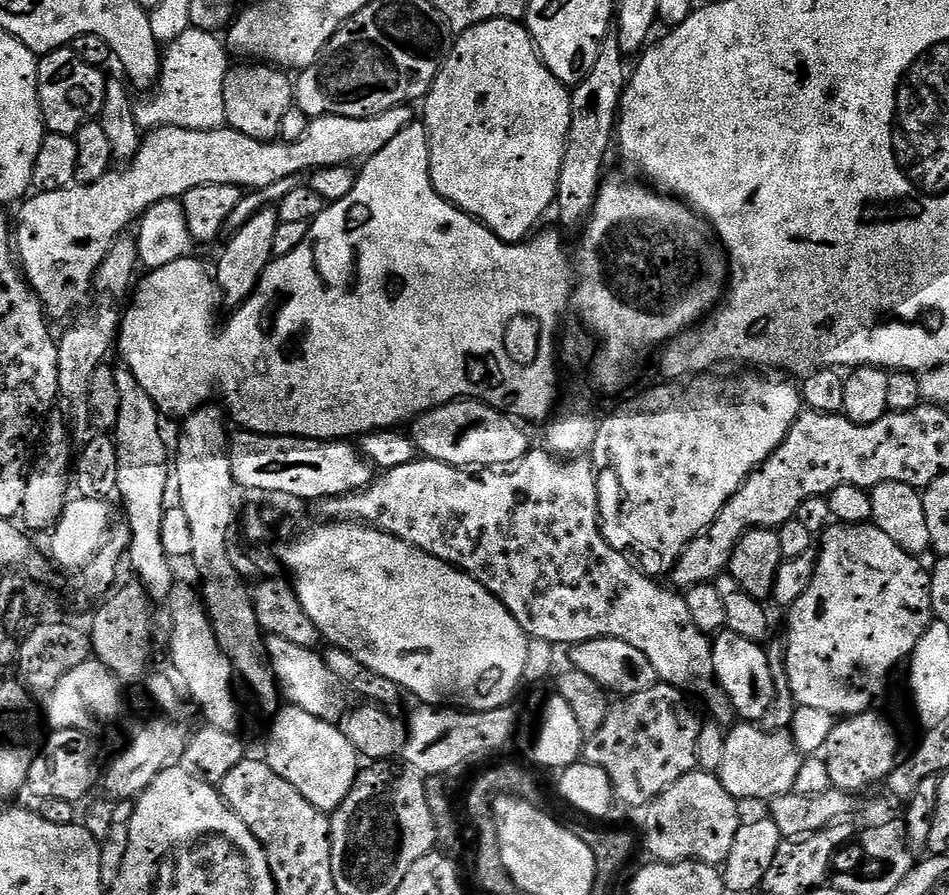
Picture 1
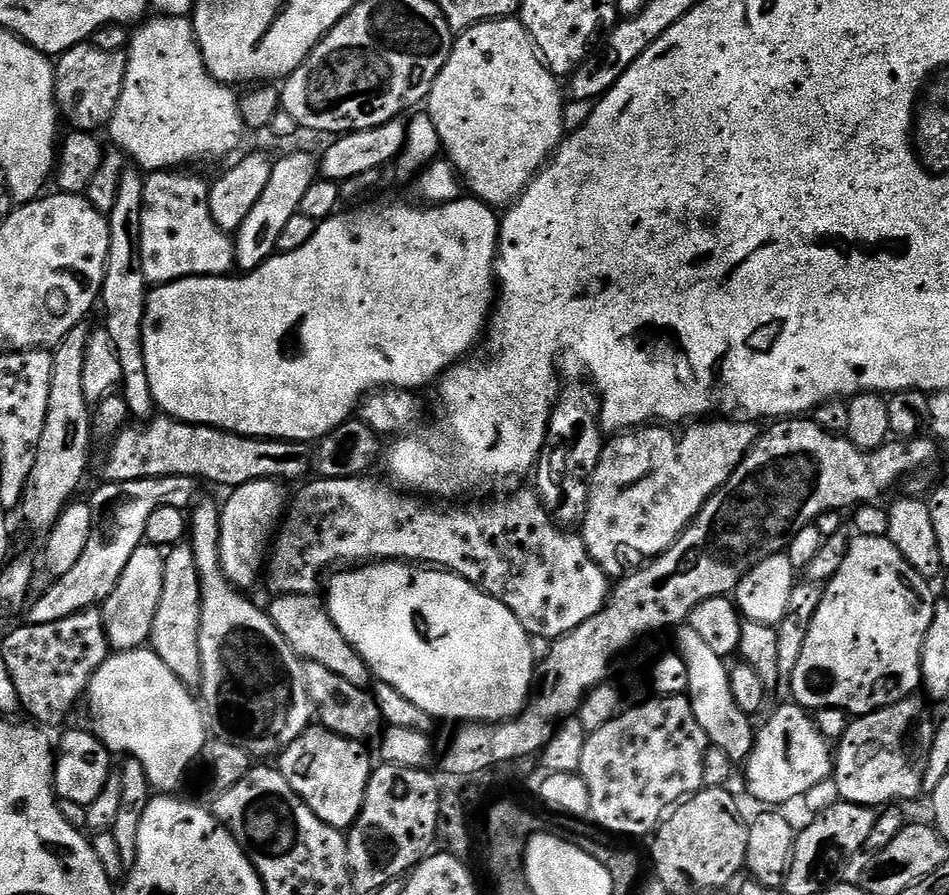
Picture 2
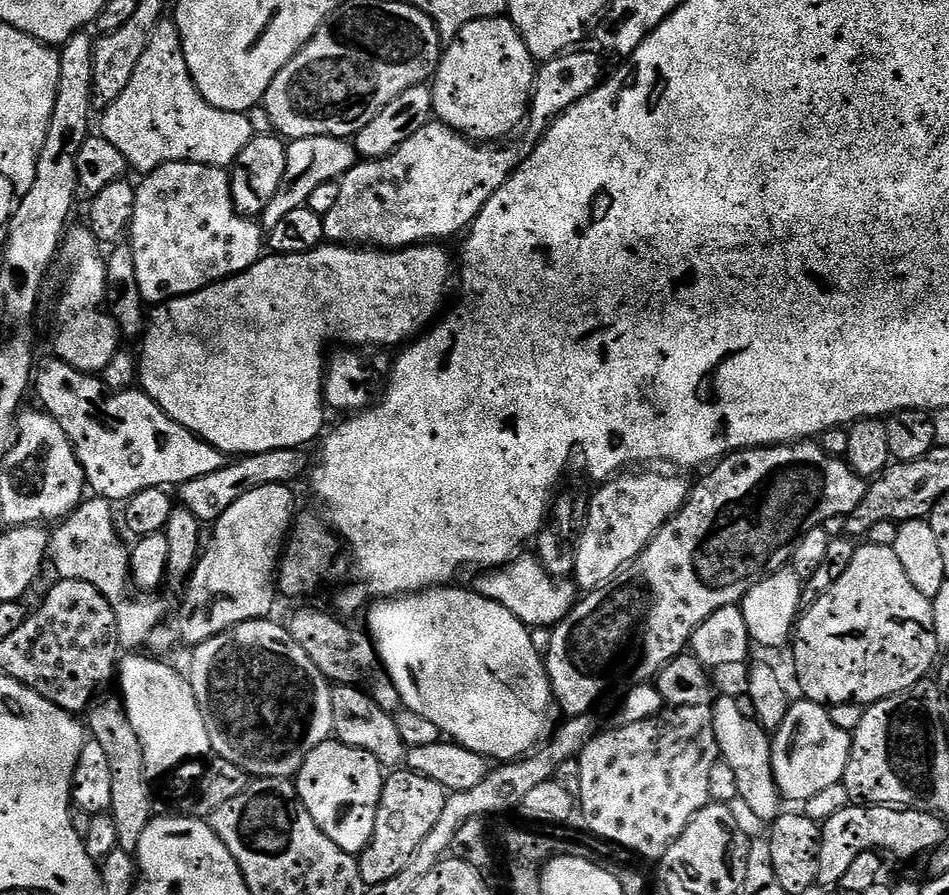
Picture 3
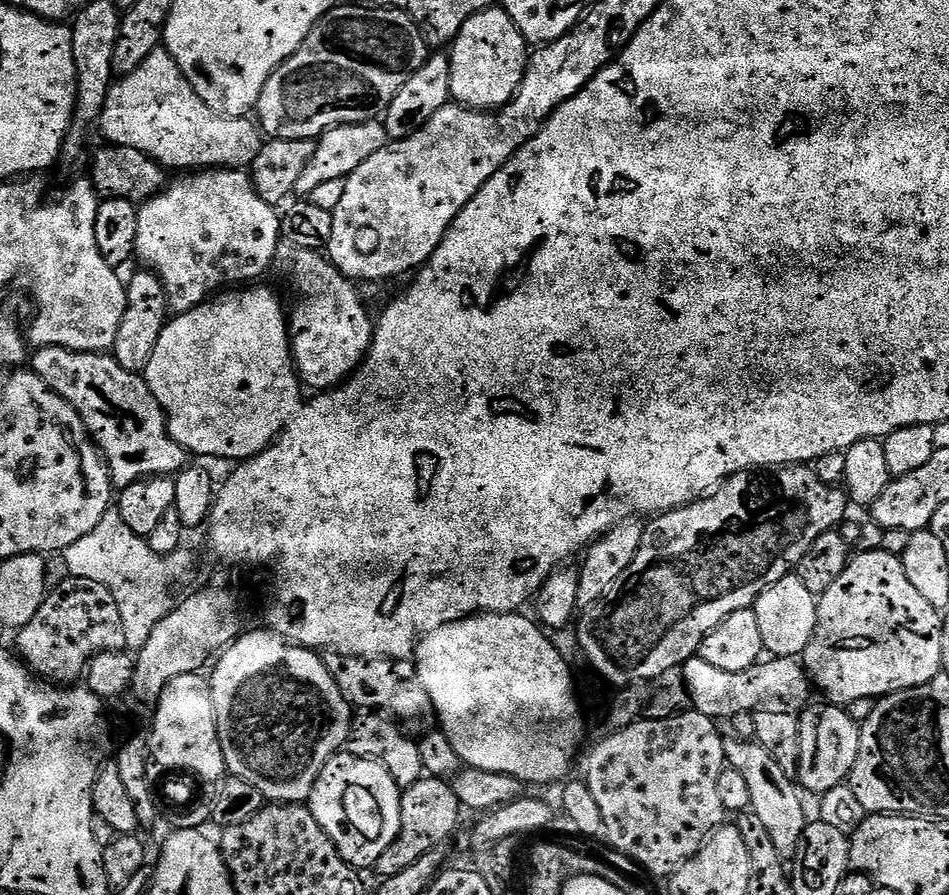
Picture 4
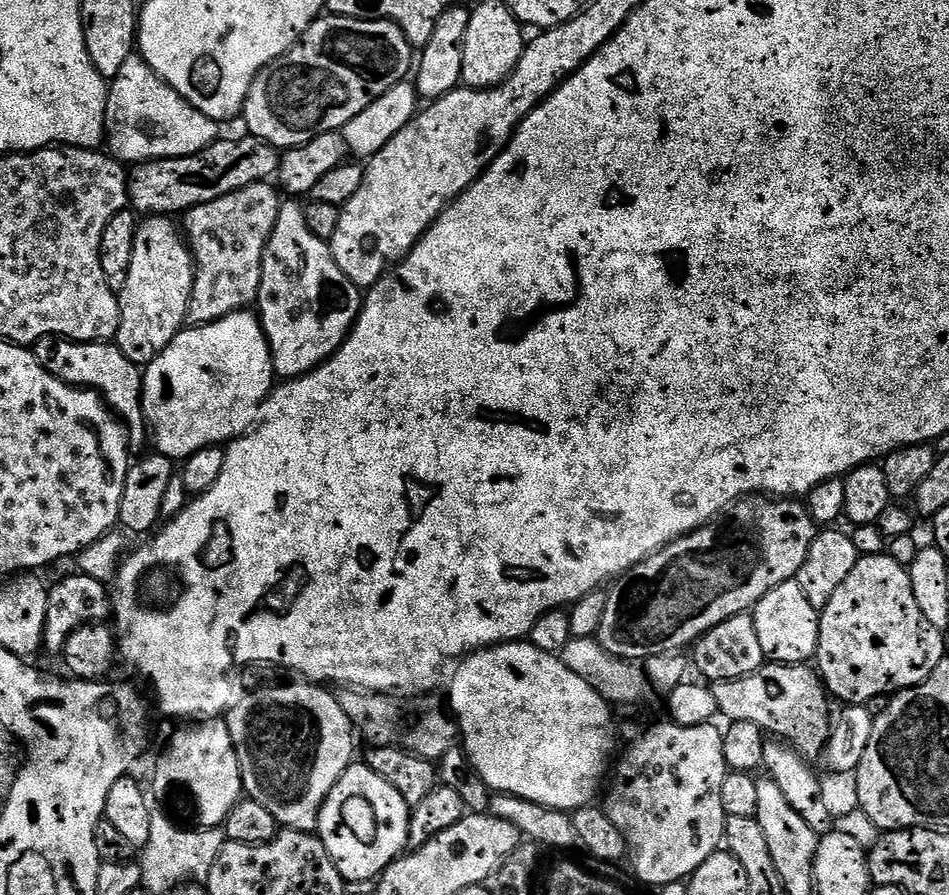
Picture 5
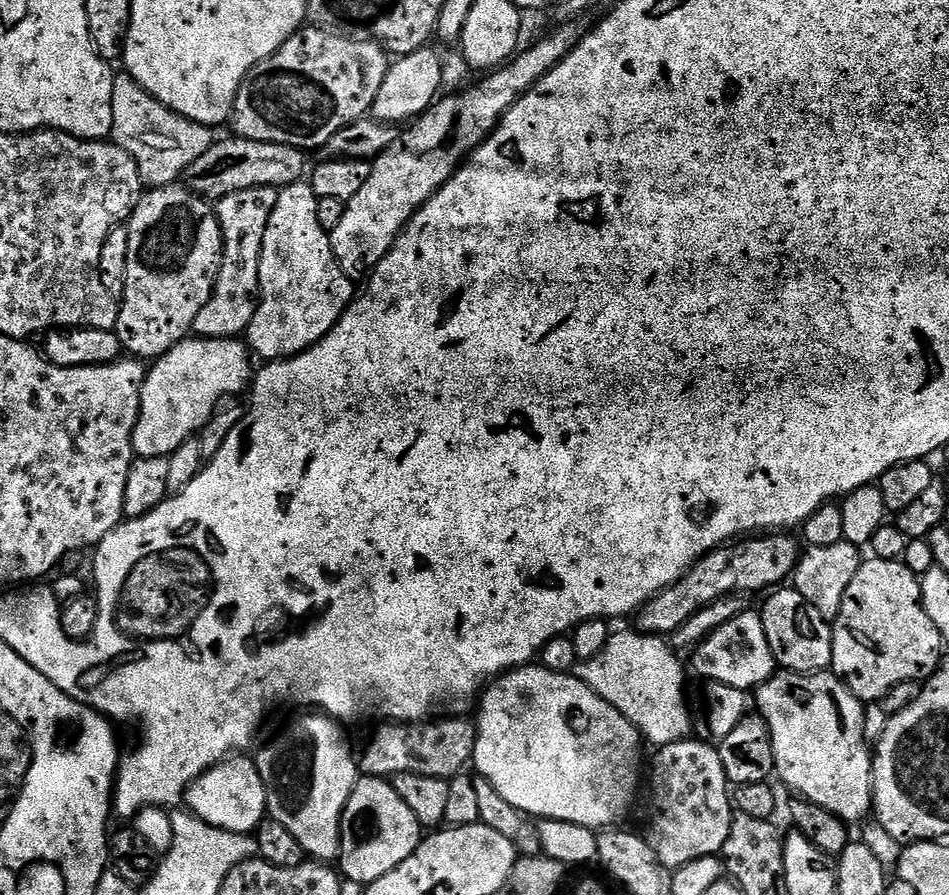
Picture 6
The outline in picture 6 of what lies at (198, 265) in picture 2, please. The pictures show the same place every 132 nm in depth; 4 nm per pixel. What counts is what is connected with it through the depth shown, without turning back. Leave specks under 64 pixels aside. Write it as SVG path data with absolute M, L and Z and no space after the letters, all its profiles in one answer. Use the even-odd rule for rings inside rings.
M251 188L250 190L238 190L234 194L226 194L221 200L215 201L214 207L216 209L216 217L220 223L220 233L224 239L224 257L220 263L220 273L216 276L216 285L212 291L212 297L210 302L206 302L206 306L198 313L194 324L192 326L192 332L197 337L205 340L230 340L233 338L240 338L245 335L250 326L250 322L254 318L256 313L256 302L260 299L260 279L258 278L258 266L260 265L260 259L262 258L262 238L266 238L266 226L270 222L270 214L274 214L274 206L278 202L278 191L274 188Z

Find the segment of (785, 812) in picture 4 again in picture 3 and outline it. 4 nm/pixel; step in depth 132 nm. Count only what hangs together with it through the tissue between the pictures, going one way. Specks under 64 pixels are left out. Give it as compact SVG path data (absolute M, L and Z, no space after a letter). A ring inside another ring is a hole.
M724 696L711 705L714 734L718 738L720 756L723 763L734 770L738 778L738 797L760 820L775 821L781 815L782 797L772 769L772 742L769 733L747 711L740 709L740 704L732 696Z

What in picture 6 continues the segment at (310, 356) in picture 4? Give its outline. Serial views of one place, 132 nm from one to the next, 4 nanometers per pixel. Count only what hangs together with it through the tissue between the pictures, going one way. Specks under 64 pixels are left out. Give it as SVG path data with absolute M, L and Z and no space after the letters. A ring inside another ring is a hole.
M311 183L287 184L279 189L266 238L262 238L258 278L260 299L246 343L264 362L287 360L326 338L357 295L357 285L336 261L330 233L318 222L318 197Z

